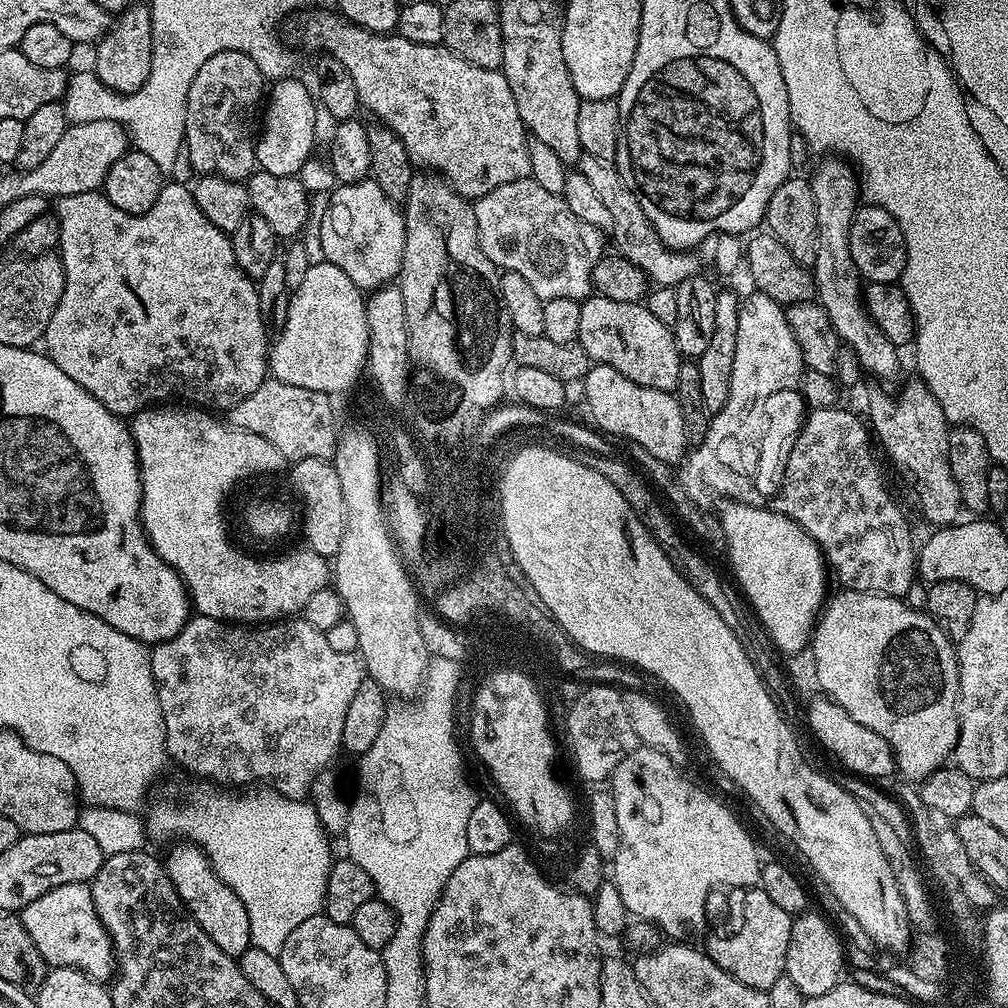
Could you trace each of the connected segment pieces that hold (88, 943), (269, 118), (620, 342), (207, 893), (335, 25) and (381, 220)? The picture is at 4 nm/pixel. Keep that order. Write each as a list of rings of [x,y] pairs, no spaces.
[[[87,883],[58,886],[42,894],[42,898],[34,898],[34,902],[30,902],[30,906],[19,913],[19,917],[26,926],[26,934],[34,938],[38,954],[42,954],[42,958],[52,968],[77,968],[91,980],[101,982],[113,979],[116,952],[106,926],[102,926],[102,918],[98,918],[92,890]]]
[[[296,79],[275,81],[267,93],[266,107],[262,112],[262,127],[256,140],[256,162],[261,172],[296,176],[304,163],[313,159],[312,147],[316,144],[318,104],[314,99],[313,89],[307,88],[302,81]]]
[[[593,294],[581,303],[580,325],[578,325],[578,343],[584,347],[592,364],[614,366],[622,378],[630,378],[630,382],[638,382],[638,386],[646,386],[650,390],[662,390],[675,393],[678,386],[678,370],[681,354],[672,337],[671,327],[663,324],[643,303],[614,302],[613,299]]]
[[[176,842],[171,845],[168,857],[163,857],[162,863],[178,898],[184,904],[187,915],[206,930],[206,934],[227,956],[239,958],[250,947],[250,918],[246,914],[246,906],[242,906],[242,898],[218,878],[218,874],[212,869],[212,863],[208,861],[208,855],[204,849],[196,844]]]
[[[309,11],[305,15],[309,16],[300,24],[300,36],[305,46],[321,48],[321,53],[338,58],[338,62],[350,70],[350,78],[354,78],[354,87],[358,89],[363,111],[373,112],[379,123],[398,134],[406,154],[417,169],[443,176],[449,186],[469,202],[479,200],[506,182],[531,177],[528,153],[530,137],[518,114],[514,94],[510,94],[510,82],[506,82],[503,71],[474,66],[443,44],[419,44],[399,34],[371,32],[335,11],[316,11]]]
[[[371,178],[340,184],[327,200],[328,209],[320,220],[323,259],[338,266],[360,289],[391,285],[399,277],[404,253],[404,213],[397,201],[391,200]]]

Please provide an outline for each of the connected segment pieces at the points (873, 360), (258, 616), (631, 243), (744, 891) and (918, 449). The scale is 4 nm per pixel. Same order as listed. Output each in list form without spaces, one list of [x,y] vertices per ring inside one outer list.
[[[824,158],[810,175],[814,210],[818,214],[818,258],[810,266],[816,281],[815,299],[826,310],[841,344],[850,346],[858,354],[858,362],[865,373],[880,380],[892,380],[900,372],[898,346],[878,330],[874,318],[864,306],[862,277],[850,258],[850,222],[861,199],[858,172],[847,159]]]
[[[149,406],[131,417],[132,440],[136,444],[136,456],[140,459],[140,523],[144,525],[144,532],[148,535],[148,541],[151,542],[154,551],[184,579],[184,585],[188,588],[191,607],[199,615],[225,622],[239,622],[244,626],[256,626],[261,622],[279,622],[285,618],[295,617],[297,614],[303,613],[307,600],[317,590],[322,590],[329,583],[329,561],[311,550],[288,552],[285,556],[278,557],[277,560],[255,560],[254,557],[239,552],[228,541],[228,532],[224,529],[224,499],[227,498],[228,491],[239,480],[248,480],[251,476],[272,476],[275,472],[282,471],[284,467],[286,468],[286,461],[282,450],[278,450],[278,446],[274,446],[271,442],[266,442],[266,438],[261,438],[259,434],[250,434],[241,428],[234,428],[221,417],[220,421],[216,416],[219,415],[199,406]]]
[[[581,155],[578,171],[588,179],[590,186],[598,193],[598,198],[605,204],[606,211],[610,214],[612,219],[610,240],[611,243],[612,240],[616,243],[615,251],[644,271],[653,285],[675,286],[701,271],[699,258],[692,256],[696,254],[688,250],[668,248],[661,242],[646,214],[642,214],[642,206],[638,206],[638,198],[630,194],[626,182],[622,182],[622,178],[609,161]]]
[[[759,886],[734,888],[727,895],[728,897],[717,895],[710,904],[710,927],[706,932],[708,956],[718,966],[722,966],[726,974],[738,978],[738,982],[751,988],[766,990],[774,986],[774,982],[778,982],[780,976],[785,975],[786,950],[790,946],[793,917],[789,916],[786,910],[779,908],[771,898],[766,898],[766,894]]]
[[[913,378],[901,390],[900,400],[887,396],[880,388],[874,389],[868,396],[866,420],[878,444],[880,439],[885,454],[896,463],[897,470],[904,475],[905,482],[912,487],[912,492],[920,503],[921,514],[932,523],[932,526],[957,523],[962,516],[962,505],[958,494],[958,482],[954,482],[954,474],[950,474],[950,438],[948,437],[950,422],[942,414],[942,408],[938,406],[934,394],[930,394],[930,390],[924,385],[924,381]]]

